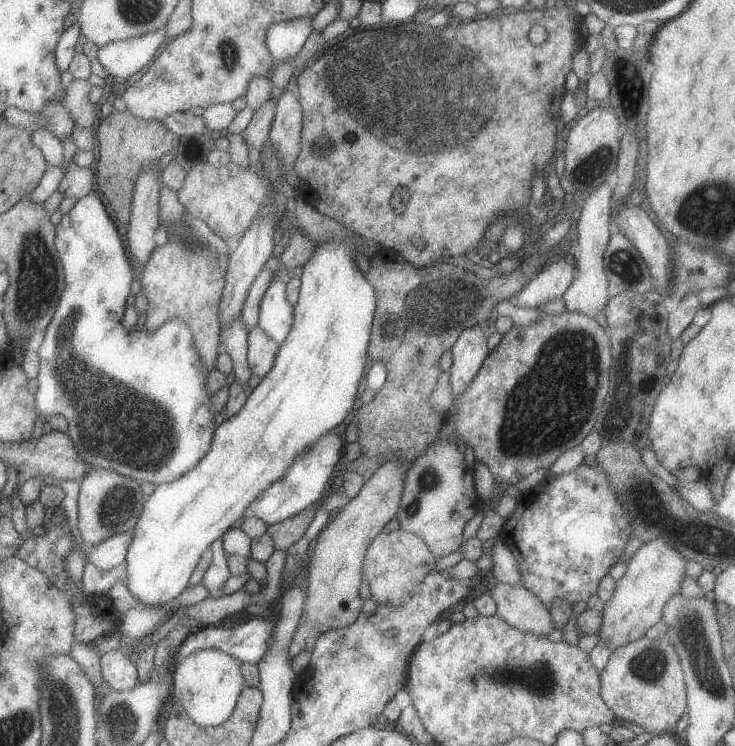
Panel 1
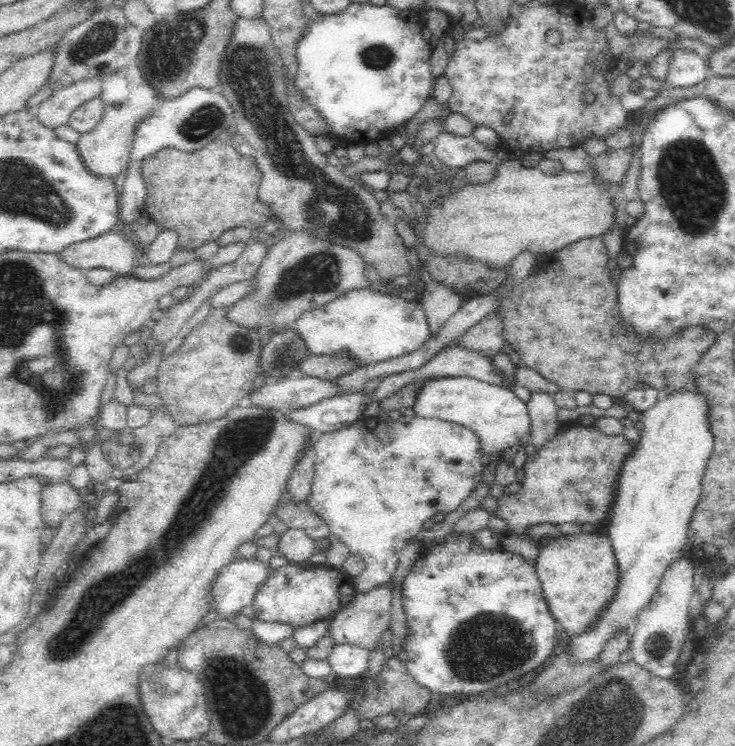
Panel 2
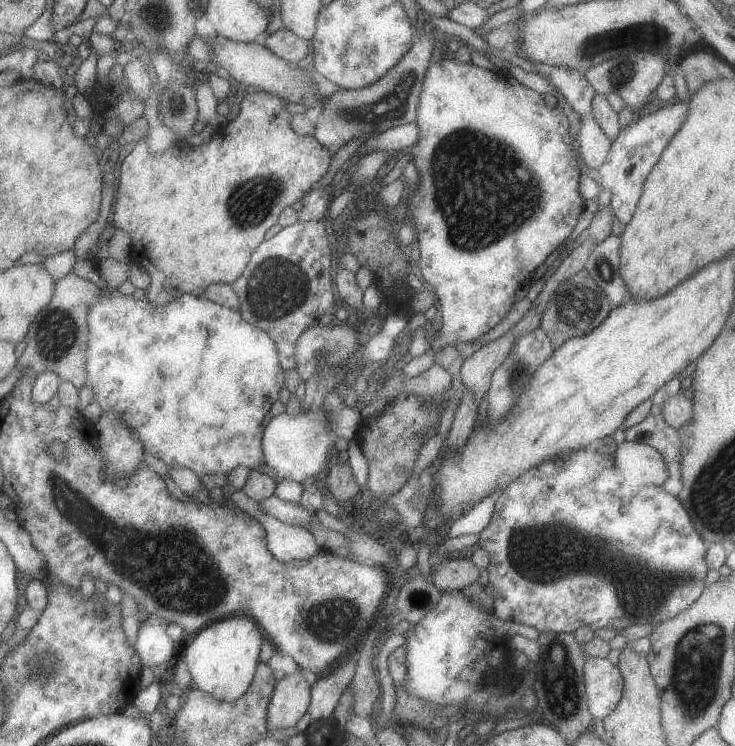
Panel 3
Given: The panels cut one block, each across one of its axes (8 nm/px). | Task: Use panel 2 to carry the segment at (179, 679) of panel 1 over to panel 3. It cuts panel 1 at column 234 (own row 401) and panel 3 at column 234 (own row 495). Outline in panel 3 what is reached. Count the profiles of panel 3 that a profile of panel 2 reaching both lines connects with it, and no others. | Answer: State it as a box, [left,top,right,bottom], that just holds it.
[183,616,268,703]

